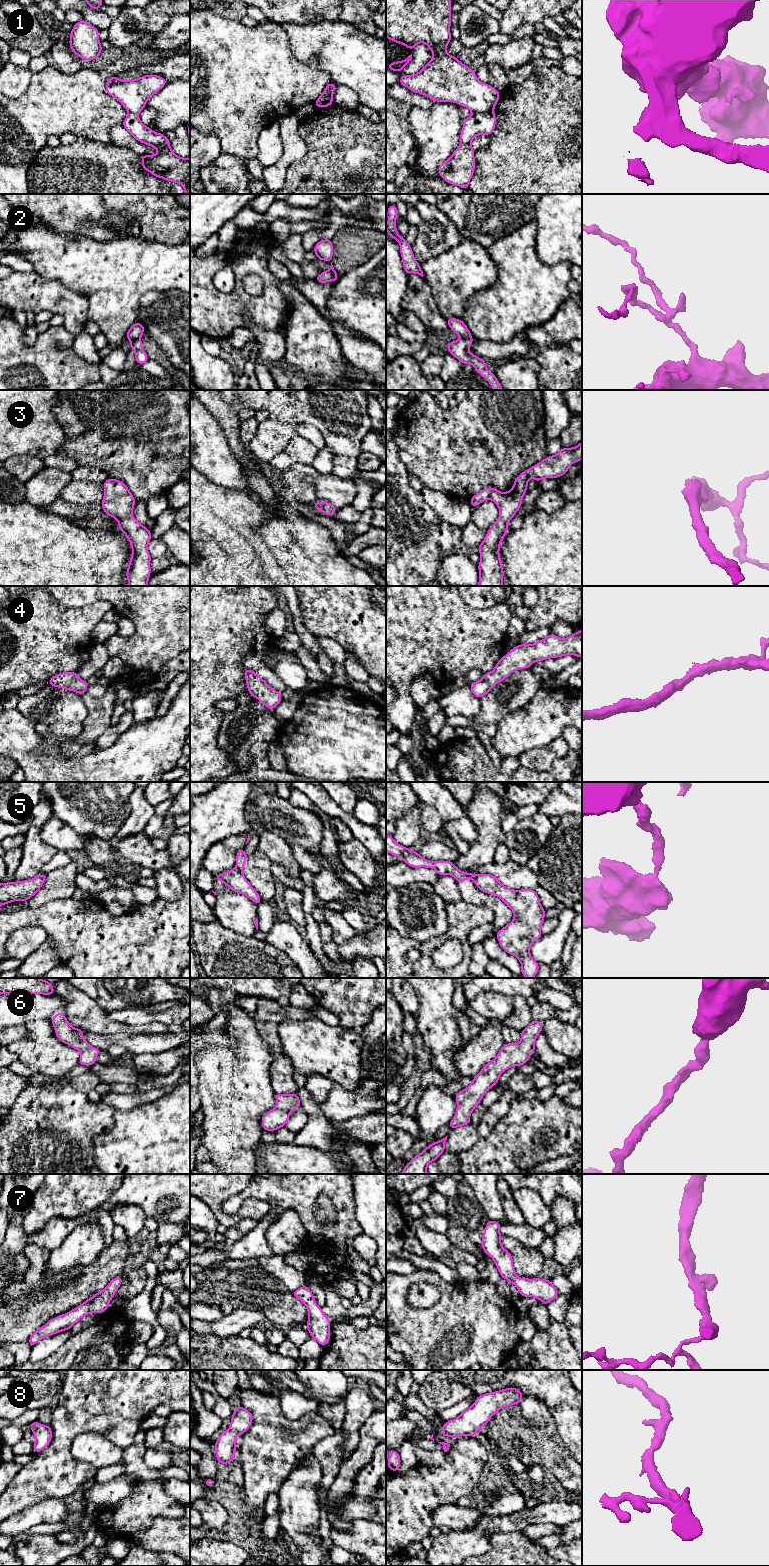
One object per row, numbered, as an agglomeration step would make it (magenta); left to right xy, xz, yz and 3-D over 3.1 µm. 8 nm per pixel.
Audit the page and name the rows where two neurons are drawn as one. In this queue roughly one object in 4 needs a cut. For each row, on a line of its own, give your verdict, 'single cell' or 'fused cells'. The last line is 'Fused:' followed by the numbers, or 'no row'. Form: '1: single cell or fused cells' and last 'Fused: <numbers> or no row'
1: fused cells
2: fused cells
3: single cell
4: single cell
5: fused cells
6: single cell
7: single cell
8: single cell
Fused: 1, 2, 5

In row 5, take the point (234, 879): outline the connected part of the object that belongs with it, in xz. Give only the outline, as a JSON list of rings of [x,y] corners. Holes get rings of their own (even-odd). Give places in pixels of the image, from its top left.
[[[237,867],[222,874],[214,875],[214,879],[222,881],[234,892],[247,896],[257,906],[262,901],[257,891],[251,886]]]

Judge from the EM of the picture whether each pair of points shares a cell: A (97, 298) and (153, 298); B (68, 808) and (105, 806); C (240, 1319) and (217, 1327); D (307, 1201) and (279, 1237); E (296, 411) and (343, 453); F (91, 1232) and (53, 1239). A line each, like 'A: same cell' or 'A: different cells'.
A: different cells
B: same cell
C: same cell
D: different cells
E: same cell
F: different cells

